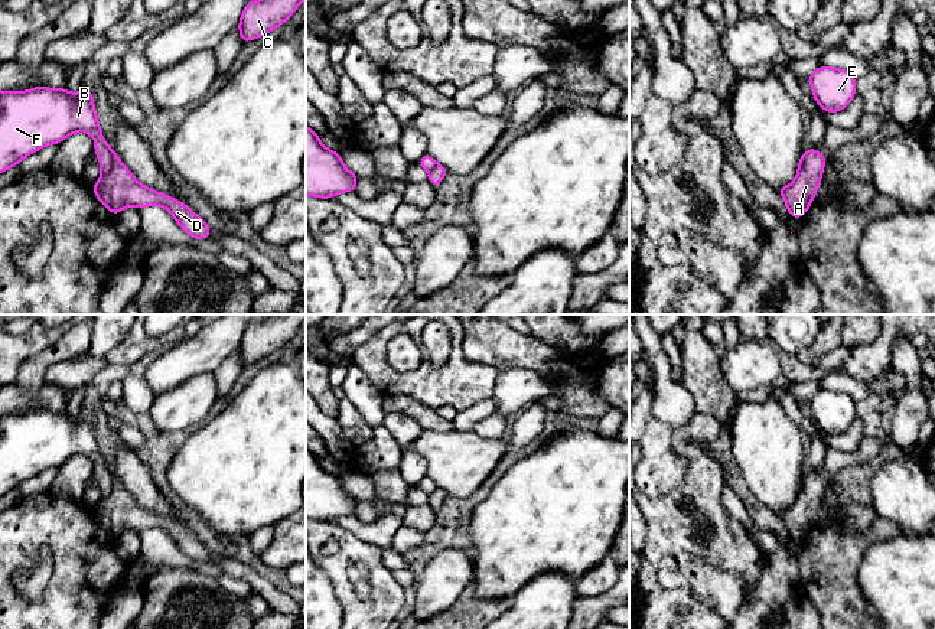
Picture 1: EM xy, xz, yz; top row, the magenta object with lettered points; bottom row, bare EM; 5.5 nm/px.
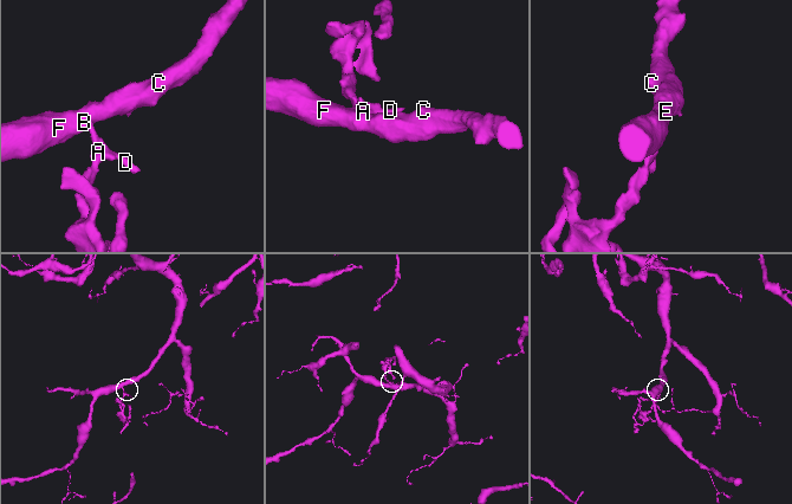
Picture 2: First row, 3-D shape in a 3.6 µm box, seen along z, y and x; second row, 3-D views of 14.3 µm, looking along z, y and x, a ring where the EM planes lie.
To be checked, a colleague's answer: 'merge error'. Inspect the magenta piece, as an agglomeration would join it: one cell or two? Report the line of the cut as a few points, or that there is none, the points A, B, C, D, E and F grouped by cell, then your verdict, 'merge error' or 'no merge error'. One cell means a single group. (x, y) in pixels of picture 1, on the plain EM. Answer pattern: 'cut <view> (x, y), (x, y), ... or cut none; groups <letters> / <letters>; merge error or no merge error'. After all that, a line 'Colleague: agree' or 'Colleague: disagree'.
cut xy (113, 476), (113, 485), (103, 498); groups A D / B C E F; merge error
Colleague: agree

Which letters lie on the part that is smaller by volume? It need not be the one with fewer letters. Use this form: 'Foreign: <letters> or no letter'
Foreign: A, D

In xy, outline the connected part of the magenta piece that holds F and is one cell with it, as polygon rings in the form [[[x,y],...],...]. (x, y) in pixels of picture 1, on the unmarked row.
[[[43,408],[23,415],[0,414],[0,496],[76,454],[94,460],[101,495],[107,496],[113,470],[102,463],[91,414],[81,411],[74,418],[66,410],[51,413]]]

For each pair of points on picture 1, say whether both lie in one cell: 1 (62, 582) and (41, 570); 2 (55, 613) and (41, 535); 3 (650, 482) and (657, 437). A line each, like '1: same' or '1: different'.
1: different
2: same
3: same

